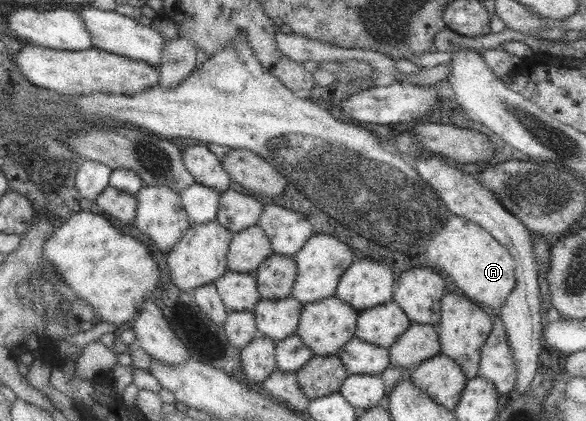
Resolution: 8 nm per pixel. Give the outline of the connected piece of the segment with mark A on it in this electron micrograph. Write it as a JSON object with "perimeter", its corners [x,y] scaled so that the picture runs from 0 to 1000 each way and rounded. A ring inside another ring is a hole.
{"perimeter":[[[766,513],[751,556],[730,575],[724,608],[741,637],[747,637],[747,646],[758,646],[771,660],[787,701],[843,736],[860,724],[881,677],[879,613],[867,589],[819,534],[788,513]]]}

